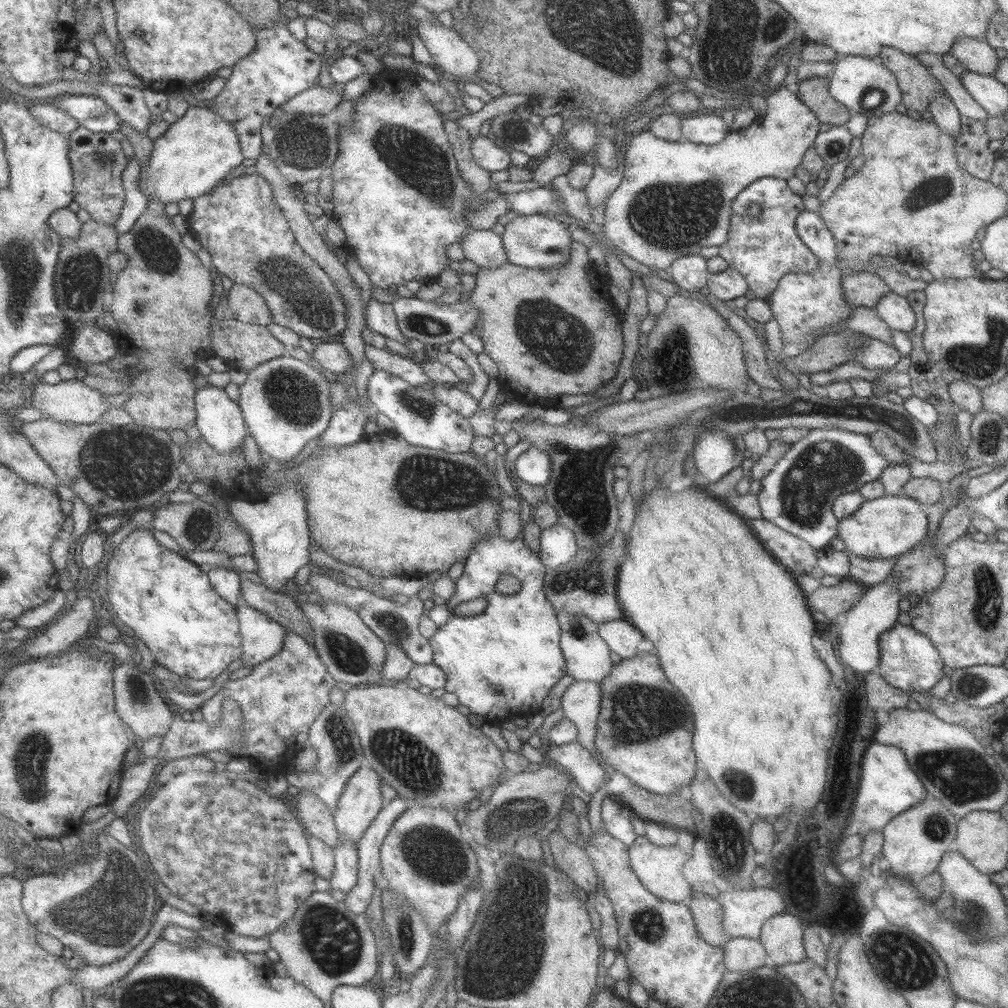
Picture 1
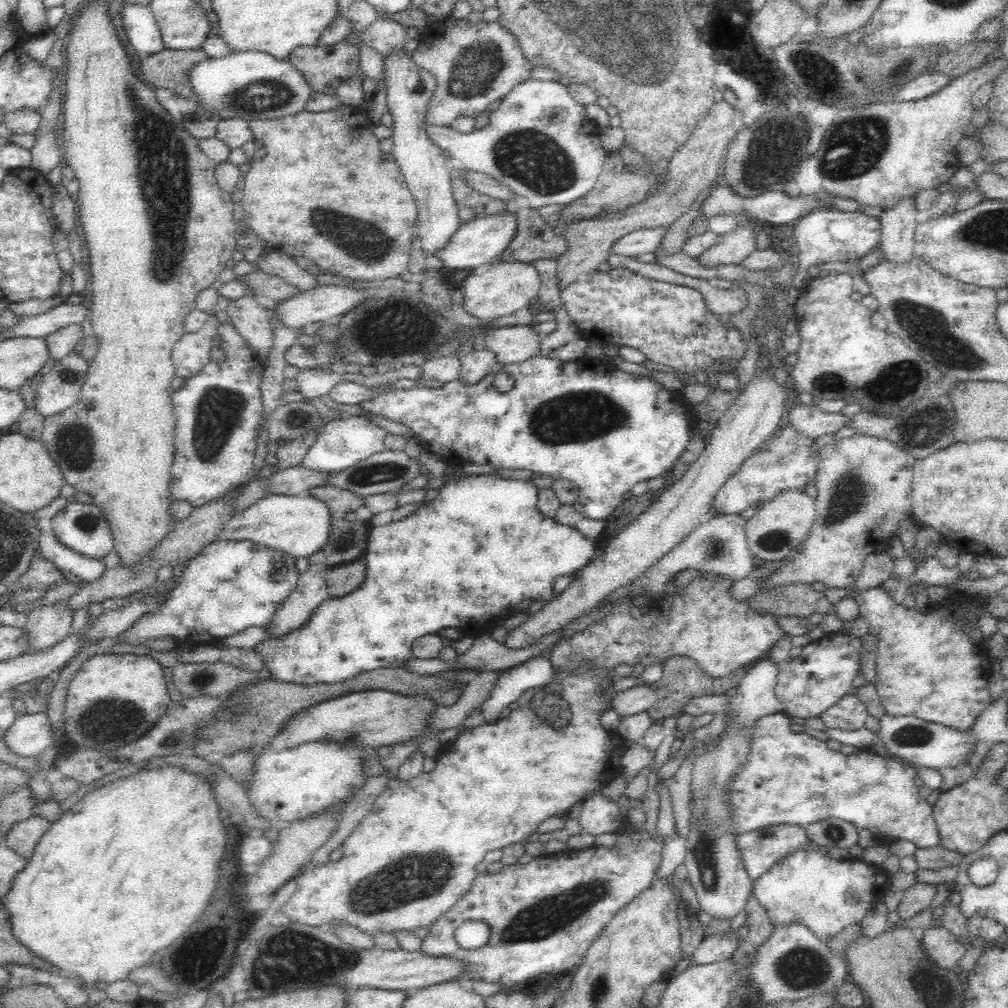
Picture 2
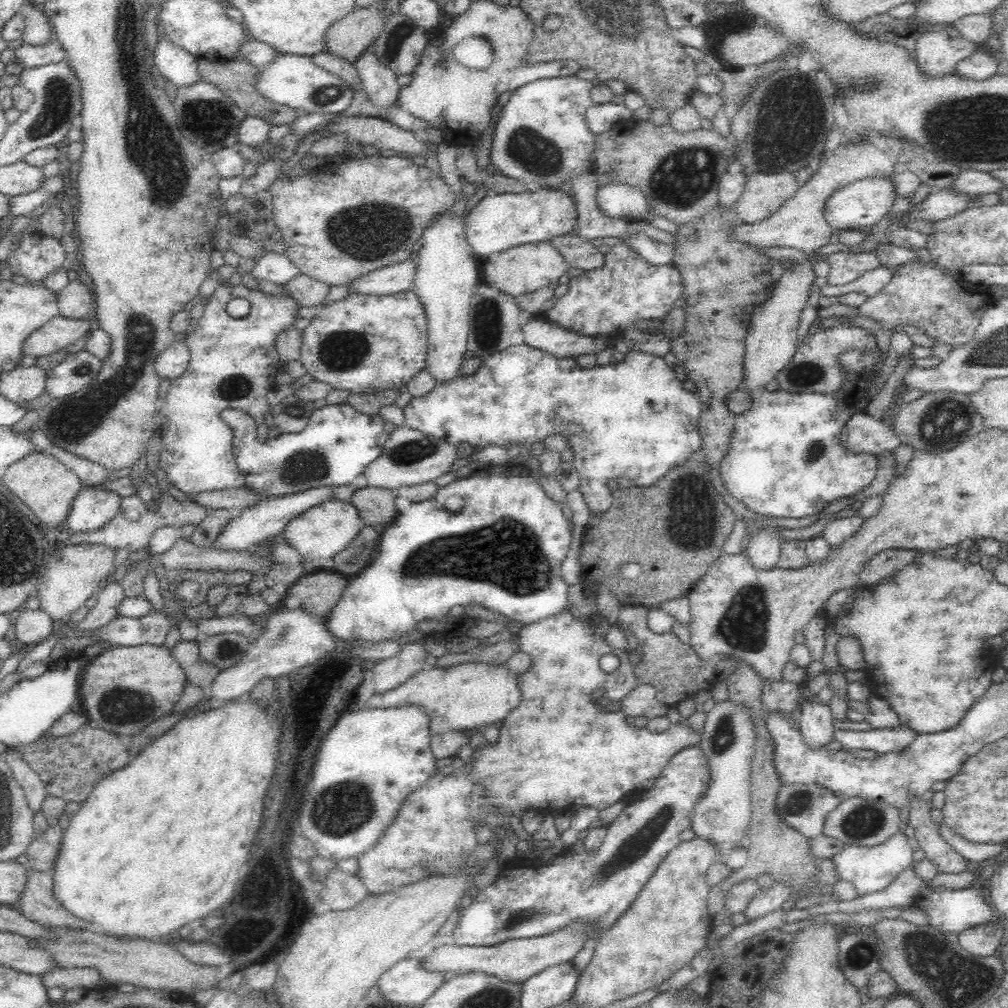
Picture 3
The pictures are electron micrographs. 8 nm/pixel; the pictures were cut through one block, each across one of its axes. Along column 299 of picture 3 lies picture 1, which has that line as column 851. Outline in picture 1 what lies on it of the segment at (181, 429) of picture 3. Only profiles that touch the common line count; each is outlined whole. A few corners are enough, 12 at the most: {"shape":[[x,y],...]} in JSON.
{"shape":[[839,266],[789,272],[772,314],[785,358],[851,317]]}

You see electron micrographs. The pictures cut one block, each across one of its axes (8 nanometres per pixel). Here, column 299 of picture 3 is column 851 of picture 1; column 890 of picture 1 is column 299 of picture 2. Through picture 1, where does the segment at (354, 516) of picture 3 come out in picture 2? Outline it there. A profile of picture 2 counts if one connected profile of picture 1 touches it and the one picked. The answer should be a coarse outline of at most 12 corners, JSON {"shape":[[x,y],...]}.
{"shape":[[271,494],[237,512],[216,540],[310,557],[331,510],[310,494]]}

